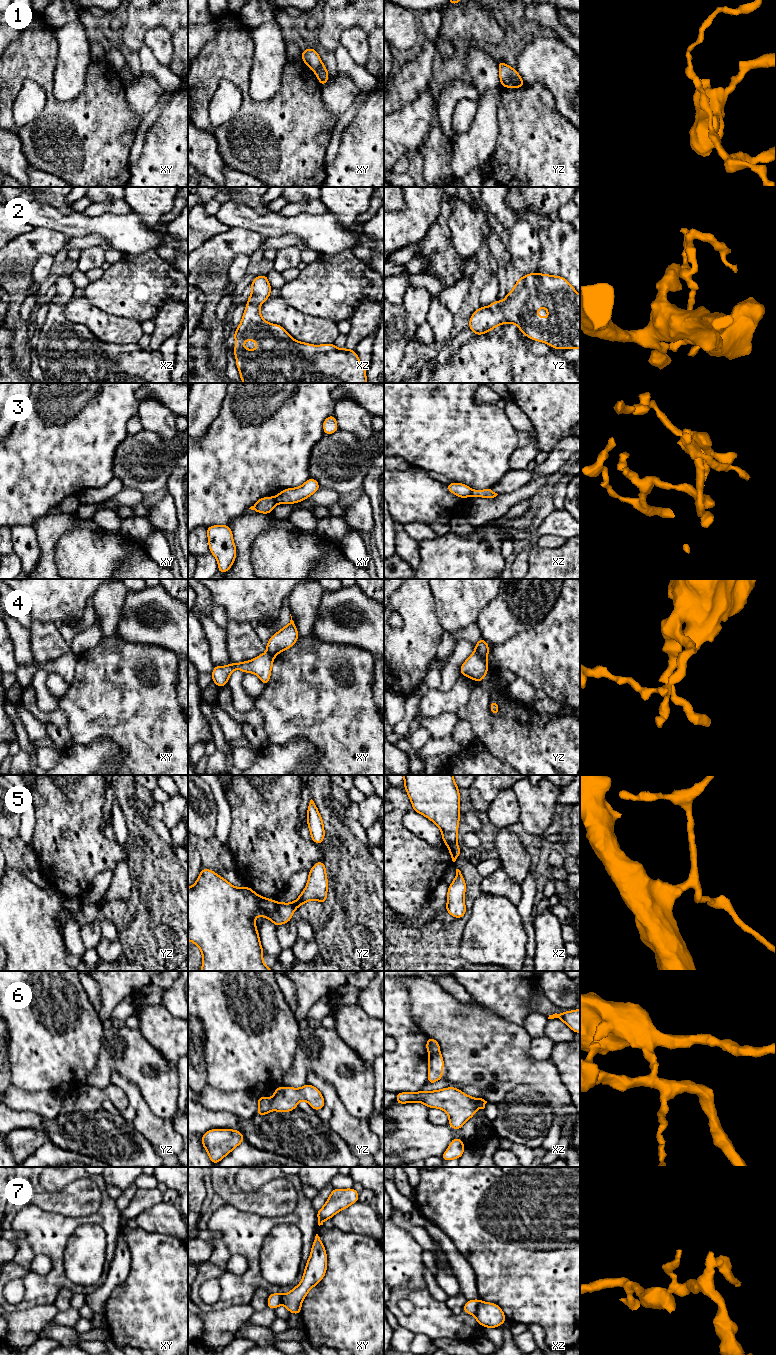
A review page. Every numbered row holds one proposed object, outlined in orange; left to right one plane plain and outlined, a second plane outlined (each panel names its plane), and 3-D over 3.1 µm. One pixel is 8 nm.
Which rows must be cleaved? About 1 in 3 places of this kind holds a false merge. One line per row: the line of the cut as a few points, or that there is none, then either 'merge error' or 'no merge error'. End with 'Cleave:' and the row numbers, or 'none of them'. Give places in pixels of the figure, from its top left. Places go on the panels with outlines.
1: xy (322, 63), (315, 72) | merge error
2: no cut | no merge error
3: xy (274, 497), (276, 501) | merge error
4: yz (475, 651), (485, 658) | merge error
5: yz (279, 903), (279, 906), (273, 912), (266, 913), (263, 911) | merge error
6: yz (268, 1100), (271, 1108) | merge error
7: xz (481, 1301), (474, 1314) | merge error
Cleave: 1, 3, 4, 5, 6, 7

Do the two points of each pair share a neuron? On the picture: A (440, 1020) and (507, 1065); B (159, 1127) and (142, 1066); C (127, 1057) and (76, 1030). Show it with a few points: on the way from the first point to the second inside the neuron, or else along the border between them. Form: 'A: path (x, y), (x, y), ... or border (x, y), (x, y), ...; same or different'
A: path (457, 1026), (482, 1050), (490, 1052); same
B: border (142, 1096), (152, 1113), (168, 1120); different
C: border (103, 1029), (99, 1058), (95, 1066); different

